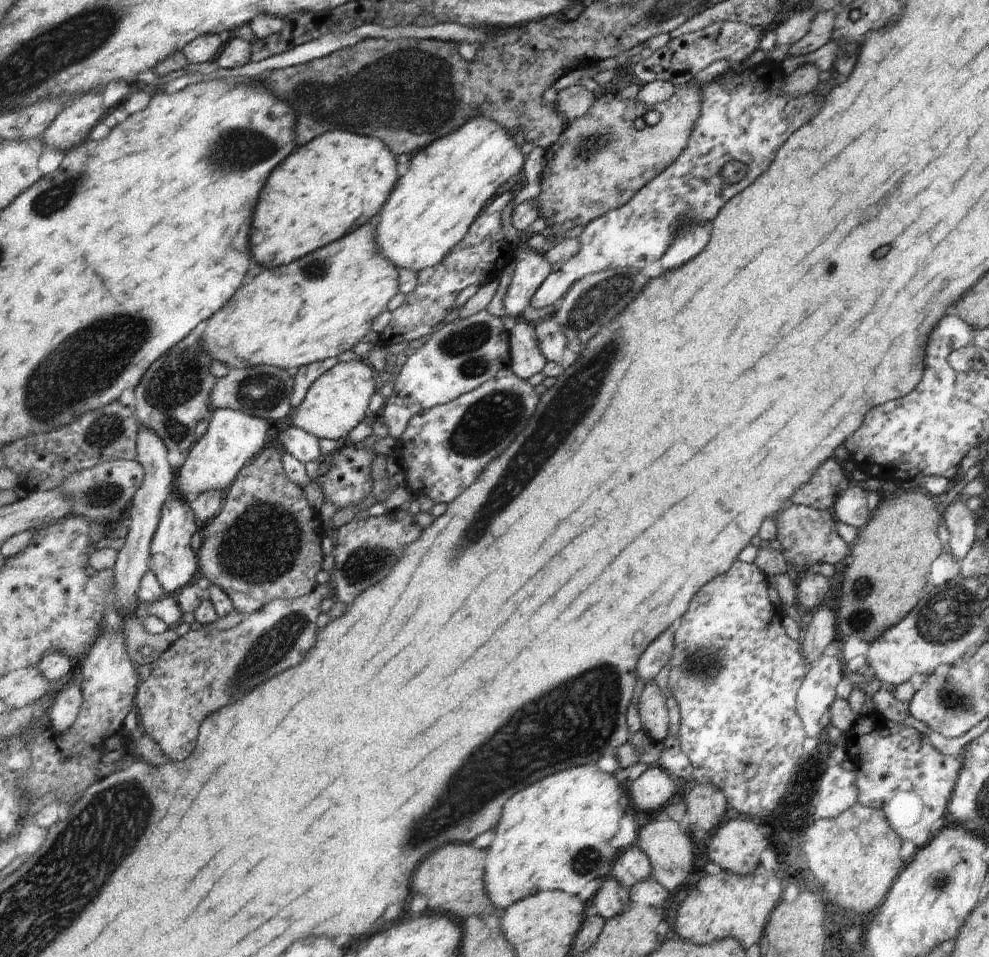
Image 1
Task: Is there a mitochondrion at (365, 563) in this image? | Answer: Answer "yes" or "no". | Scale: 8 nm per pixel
yes

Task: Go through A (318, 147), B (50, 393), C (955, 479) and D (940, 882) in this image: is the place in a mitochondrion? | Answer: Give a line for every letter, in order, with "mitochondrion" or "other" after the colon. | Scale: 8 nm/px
A: other
B: mitochondrion
C: other
D: mitochondrion

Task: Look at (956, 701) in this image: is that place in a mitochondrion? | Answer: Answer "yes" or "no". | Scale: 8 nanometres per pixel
yes

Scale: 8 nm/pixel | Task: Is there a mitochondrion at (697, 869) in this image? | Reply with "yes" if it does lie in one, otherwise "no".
no

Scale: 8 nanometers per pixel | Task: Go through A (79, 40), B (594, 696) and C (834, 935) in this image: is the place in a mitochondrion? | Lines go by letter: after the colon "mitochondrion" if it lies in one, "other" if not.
A: mitochondrion
B: mitochondrion
C: other

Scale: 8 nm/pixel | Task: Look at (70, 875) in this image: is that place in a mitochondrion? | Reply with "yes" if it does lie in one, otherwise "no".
yes

